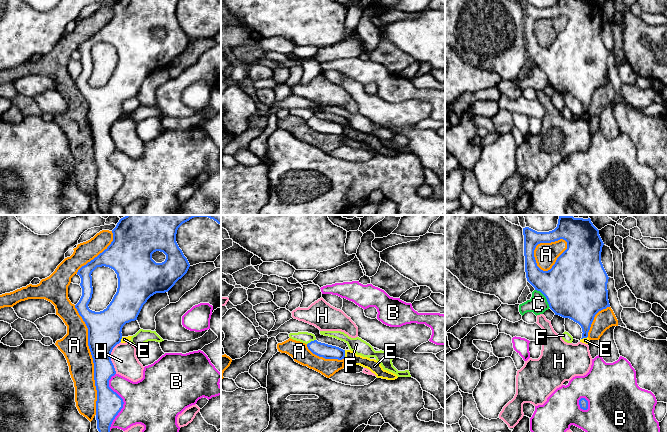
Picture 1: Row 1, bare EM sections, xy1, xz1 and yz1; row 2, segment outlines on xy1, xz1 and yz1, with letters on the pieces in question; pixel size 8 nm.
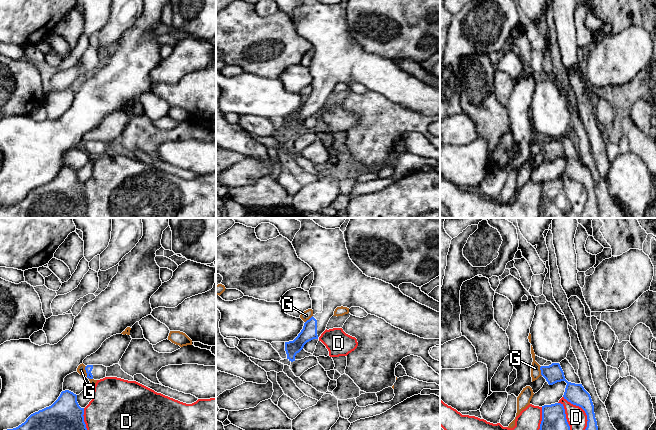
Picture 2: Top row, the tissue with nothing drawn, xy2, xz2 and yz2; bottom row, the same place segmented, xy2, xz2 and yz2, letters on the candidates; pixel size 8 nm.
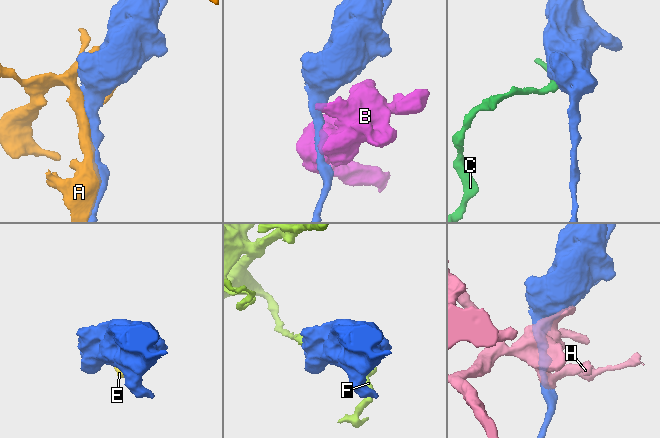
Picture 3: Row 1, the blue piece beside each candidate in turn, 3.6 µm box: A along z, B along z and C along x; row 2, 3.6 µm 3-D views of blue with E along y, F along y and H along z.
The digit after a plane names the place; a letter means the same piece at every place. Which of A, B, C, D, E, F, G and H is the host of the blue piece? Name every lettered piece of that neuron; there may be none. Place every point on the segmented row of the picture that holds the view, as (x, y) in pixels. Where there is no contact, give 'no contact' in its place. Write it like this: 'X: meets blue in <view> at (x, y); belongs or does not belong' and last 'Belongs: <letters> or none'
A: meets blue in xy1 at (93, 360); does not belong
B: meets blue in xy1 at (123, 402); does not belong
C: meets blue in yz1 at (545, 296); does not belong
D: meets blue in yz2 at (583, 409); does not belong
E: meets blue in xz1 at (344, 354); does not belong
F: meets blue in xz1 at (311, 341); does not belong
G: meets blue in xy2 at (87, 374); does not belong
H: meets blue in xy1 at (110, 357); does not belong
Belongs: none

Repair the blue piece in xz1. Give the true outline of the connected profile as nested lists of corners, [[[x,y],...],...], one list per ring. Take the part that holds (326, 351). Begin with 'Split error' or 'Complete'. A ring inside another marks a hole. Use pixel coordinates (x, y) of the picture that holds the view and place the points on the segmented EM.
Complete. [[[317,340],[308,343],[307,347],[313,354],[325,359],[342,360],[345,357],[345,350],[336,346],[318,342]]]

